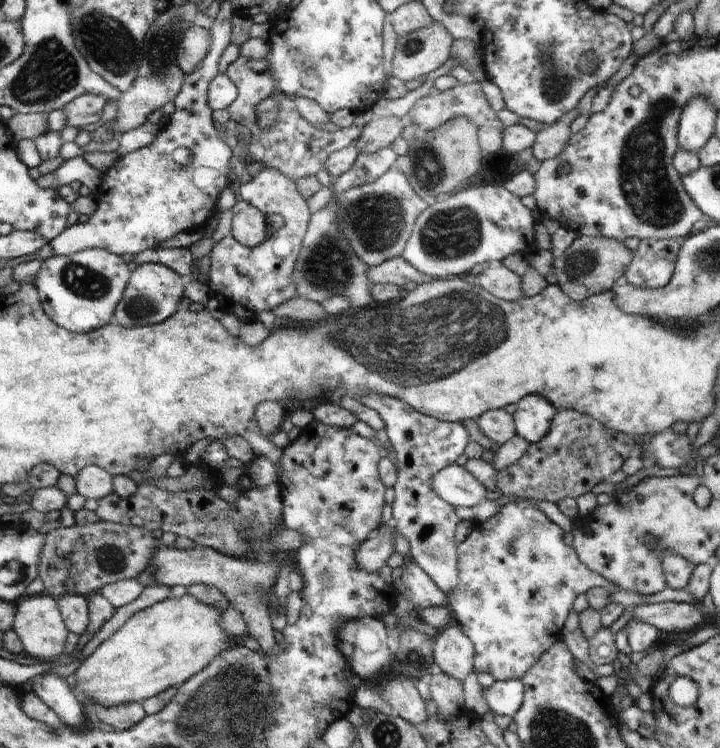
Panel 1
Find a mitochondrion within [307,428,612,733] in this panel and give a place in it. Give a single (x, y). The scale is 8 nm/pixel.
(416, 658)

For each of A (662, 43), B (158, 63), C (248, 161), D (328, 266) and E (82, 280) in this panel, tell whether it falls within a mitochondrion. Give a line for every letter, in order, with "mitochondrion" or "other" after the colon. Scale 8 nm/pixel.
A: other
B: mitochondrion
C: other
D: mitochondrion
E: mitochondrion

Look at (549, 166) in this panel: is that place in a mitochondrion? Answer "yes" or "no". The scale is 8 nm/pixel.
no

